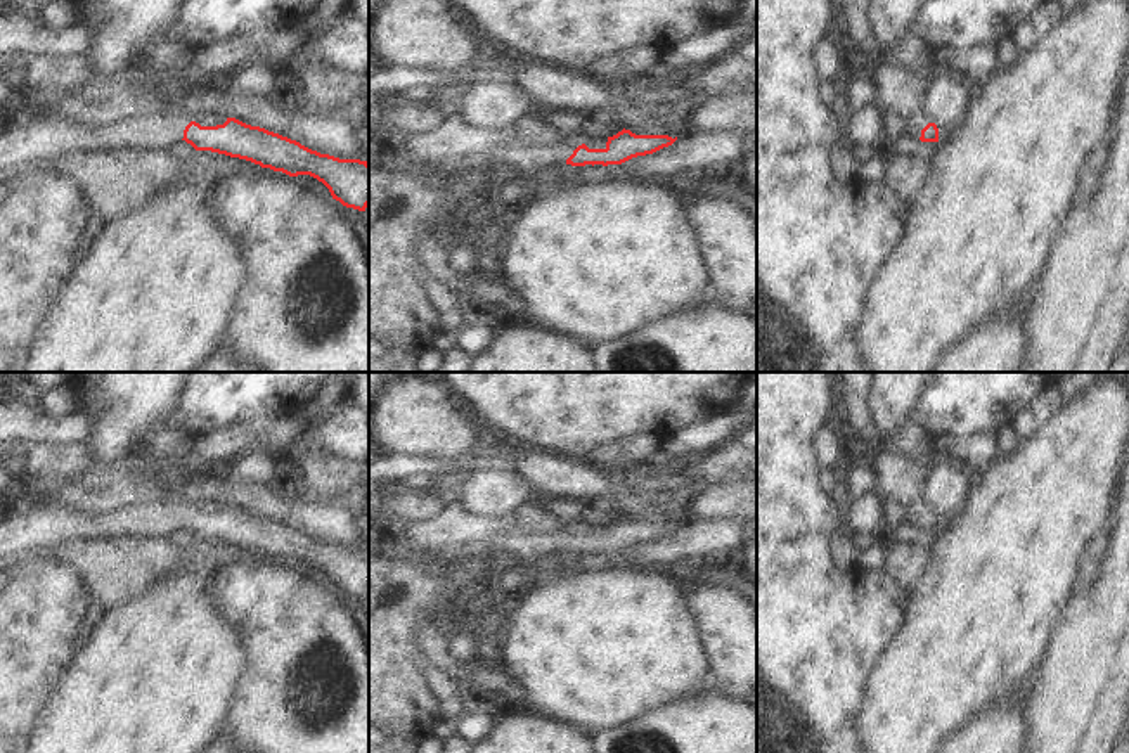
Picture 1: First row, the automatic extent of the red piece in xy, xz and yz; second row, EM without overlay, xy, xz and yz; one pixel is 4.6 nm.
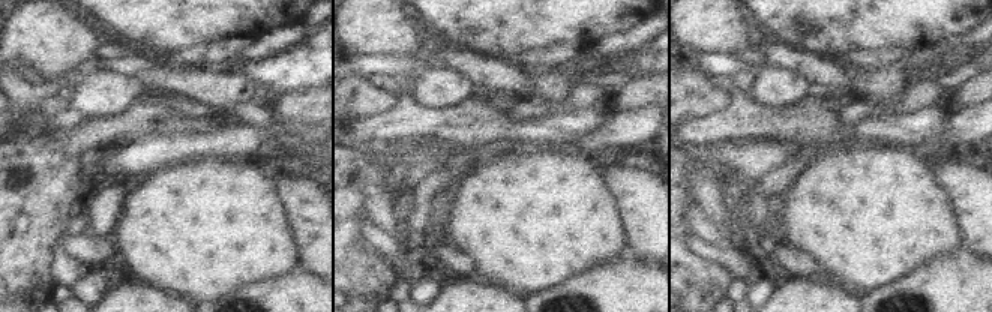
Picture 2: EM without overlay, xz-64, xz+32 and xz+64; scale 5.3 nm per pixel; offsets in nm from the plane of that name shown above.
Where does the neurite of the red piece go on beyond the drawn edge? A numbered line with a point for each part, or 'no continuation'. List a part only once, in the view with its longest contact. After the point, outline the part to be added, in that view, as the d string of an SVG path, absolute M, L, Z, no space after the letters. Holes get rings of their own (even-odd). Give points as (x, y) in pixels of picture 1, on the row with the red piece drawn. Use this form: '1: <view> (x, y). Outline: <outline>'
1: xz (529, 144). Outline: M447 109L445 121L417 137L386 140L398 161L423 161L438 170L457 163L481 161L502 175L528 173L551 164L566 164L573 151L582 145L580 137L561 133L525 114L504 130L478 130L462 123L454 109Z

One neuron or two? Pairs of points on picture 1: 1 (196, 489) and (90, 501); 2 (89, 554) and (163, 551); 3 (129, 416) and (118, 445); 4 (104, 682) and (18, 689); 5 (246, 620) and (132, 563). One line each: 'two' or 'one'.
1: two
2: one
3: one
4: two
5: two

